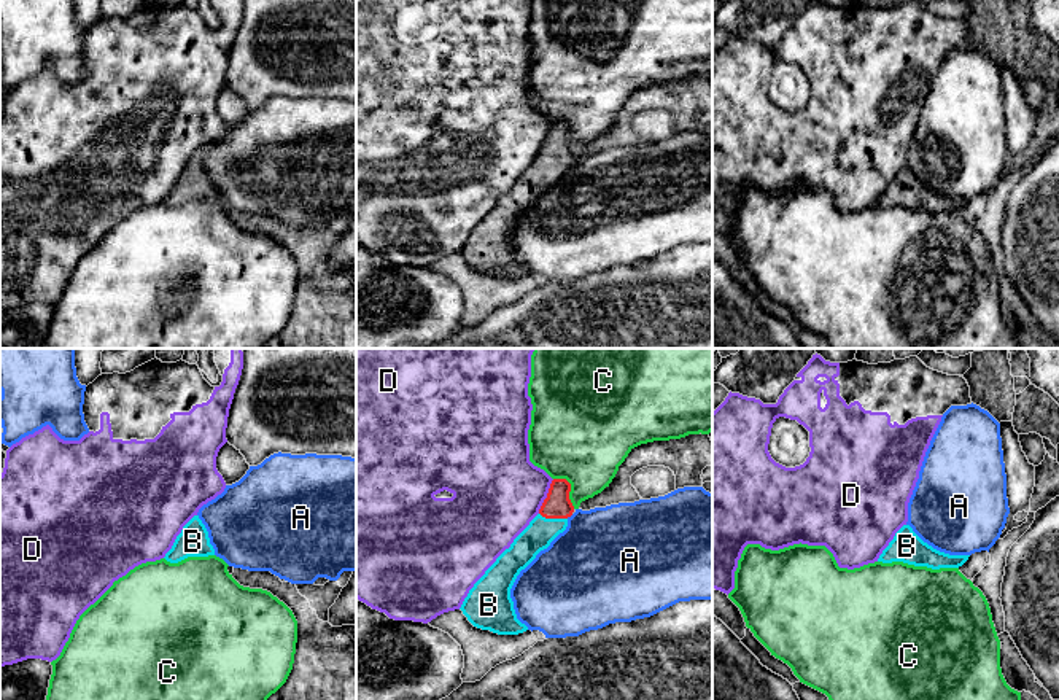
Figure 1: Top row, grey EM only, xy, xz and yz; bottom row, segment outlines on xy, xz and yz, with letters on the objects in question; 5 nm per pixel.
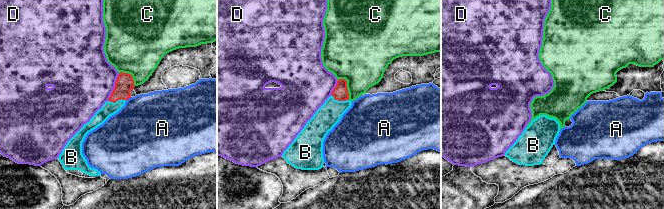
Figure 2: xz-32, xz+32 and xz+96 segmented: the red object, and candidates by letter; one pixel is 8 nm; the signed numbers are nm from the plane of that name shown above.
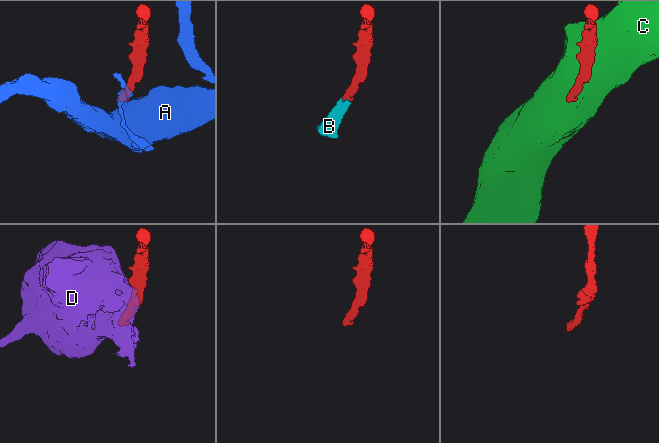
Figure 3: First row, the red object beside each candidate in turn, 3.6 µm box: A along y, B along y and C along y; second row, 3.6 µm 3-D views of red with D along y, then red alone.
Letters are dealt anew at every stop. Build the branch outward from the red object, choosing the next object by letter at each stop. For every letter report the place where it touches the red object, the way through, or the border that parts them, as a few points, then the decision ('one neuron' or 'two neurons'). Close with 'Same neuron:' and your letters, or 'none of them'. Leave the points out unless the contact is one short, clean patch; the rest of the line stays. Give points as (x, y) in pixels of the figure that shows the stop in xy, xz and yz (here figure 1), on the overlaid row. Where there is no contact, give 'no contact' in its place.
A: meets red in xz at (570, 516); border along xz (573, 514), (566, 517); two neurons
B: meets red in xz at (554, 517); runs through xz (557, 505), (554, 517), (541, 532); one neuron
C: meets red in xz at (570, 489); two neurons
D: meets red in xz at (547, 497); two neurons
Same neuron: B

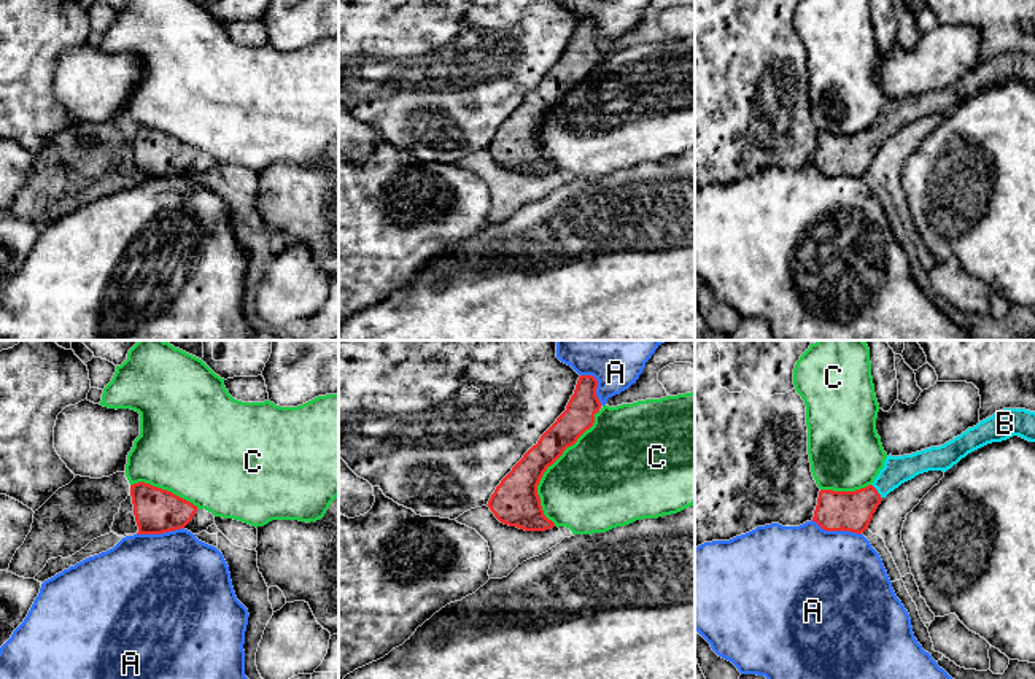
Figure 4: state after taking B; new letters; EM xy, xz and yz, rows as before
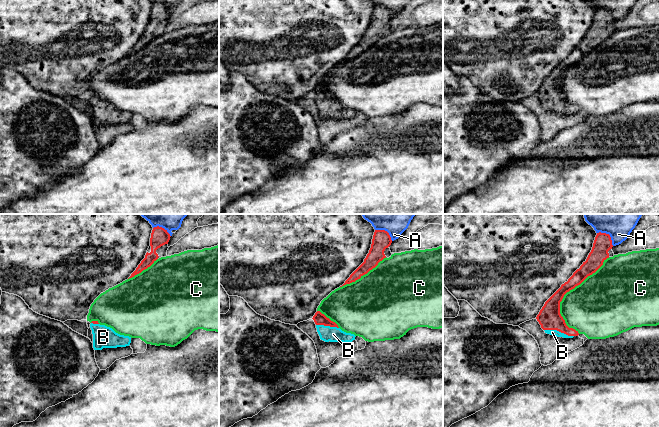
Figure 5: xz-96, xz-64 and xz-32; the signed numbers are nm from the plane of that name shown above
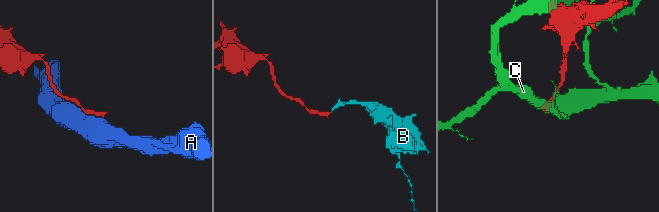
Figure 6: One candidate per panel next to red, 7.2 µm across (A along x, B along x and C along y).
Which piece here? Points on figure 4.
A: meets red in yz at (837, 530); two neurons
B: meets red in yz at (876, 492); runs through yz (849, 511), (876, 492), (897, 469); one neuron
C: meets red in xz at (547, 466); two neurons
Same neuron: B

